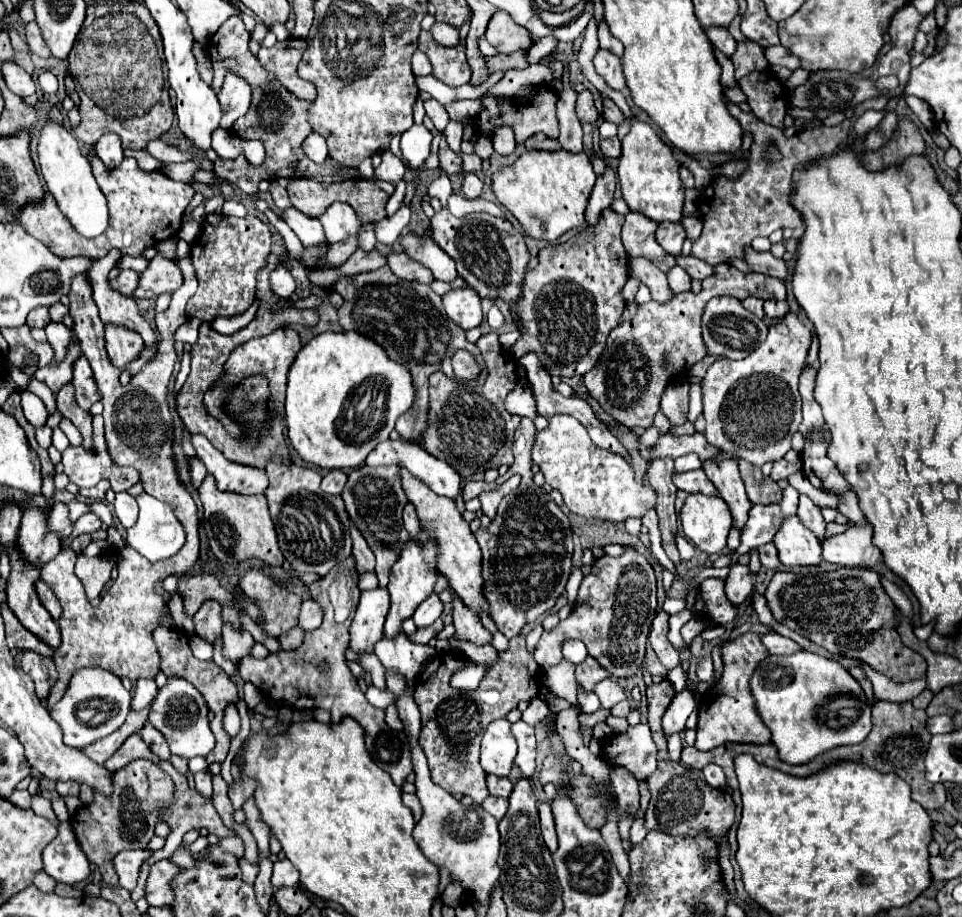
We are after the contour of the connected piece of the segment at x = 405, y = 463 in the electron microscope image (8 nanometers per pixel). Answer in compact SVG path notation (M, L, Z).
M395 439L395 441L383 441L383 443L379 443L371 453L369 453L369 457L365 459L365 465L369 465L369 467L385 467L385 465L399 465L399 467L405 467L411 475L415 475L419 481L423 481L429 489L433 489L437 495L443 495L443 497L449 497L449 499L455 499L457 495L459 495L459 491L461 491L461 477L459 477L459 473L457 471L453 471L451 469L451 465L449 463L445 463L445 461L441 461L441 459L437 459L437 457L433 457L433 455L429 455L421 445L411 445L411 443L407 443L407 441L403 441L403 439Z

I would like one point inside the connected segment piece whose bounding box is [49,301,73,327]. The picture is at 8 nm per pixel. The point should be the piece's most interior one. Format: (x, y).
(59, 312)

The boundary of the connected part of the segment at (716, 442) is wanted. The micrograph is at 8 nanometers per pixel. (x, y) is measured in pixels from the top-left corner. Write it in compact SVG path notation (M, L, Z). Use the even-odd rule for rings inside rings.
M789 311L779 323L769 327L767 339L749 357L743 361L715 361L701 383L707 443L753 465L781 459L791 449L791 437L801 423L801 395L797 387L809 345L811 329L797 313Z

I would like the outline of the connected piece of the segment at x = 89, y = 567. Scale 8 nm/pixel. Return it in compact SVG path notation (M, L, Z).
M105 551L97 557L81 557L81 555L77 557L75 575L81 579L89 601L93 601L95 597L101 595L115 563L117 563L117 555L113 555L111 551Z

